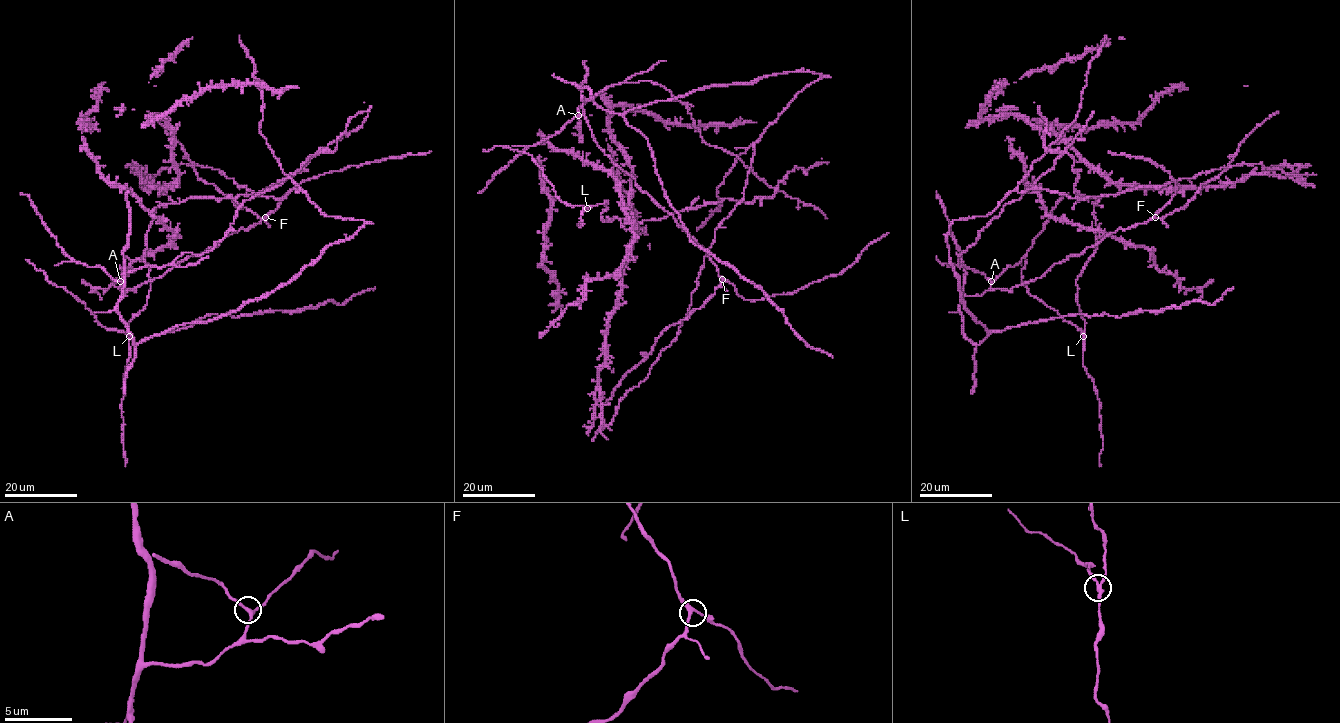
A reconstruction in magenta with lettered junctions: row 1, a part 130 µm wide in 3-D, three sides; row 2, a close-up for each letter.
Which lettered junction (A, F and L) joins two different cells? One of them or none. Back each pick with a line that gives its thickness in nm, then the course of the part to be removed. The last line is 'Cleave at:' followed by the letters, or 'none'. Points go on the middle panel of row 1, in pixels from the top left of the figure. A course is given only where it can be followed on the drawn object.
L: Thickness 220 nm. Course of the part to remove: (587, 208), (562, 202), (542, 170), (524, 152), (506, 146), (483, 151)
Cleave at: L

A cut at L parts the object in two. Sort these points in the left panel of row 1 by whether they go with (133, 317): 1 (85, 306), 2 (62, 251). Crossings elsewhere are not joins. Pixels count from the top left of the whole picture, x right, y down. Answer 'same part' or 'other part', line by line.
1: other part
2: same part

